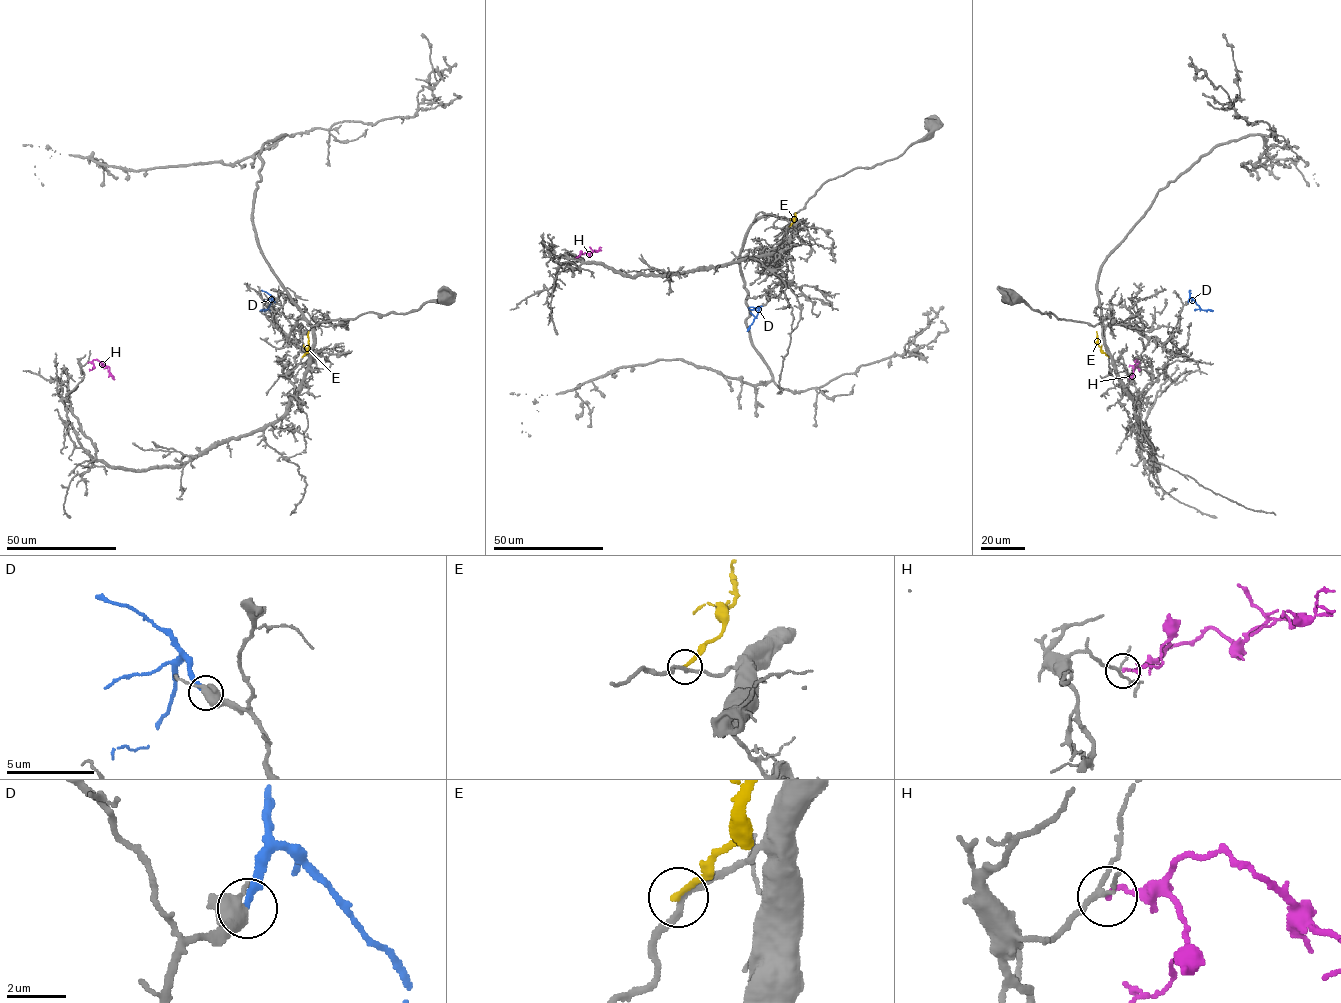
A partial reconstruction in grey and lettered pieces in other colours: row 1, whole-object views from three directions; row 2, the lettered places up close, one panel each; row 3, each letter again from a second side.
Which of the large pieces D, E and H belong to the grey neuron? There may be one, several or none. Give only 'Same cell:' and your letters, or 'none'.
Same cell: D

